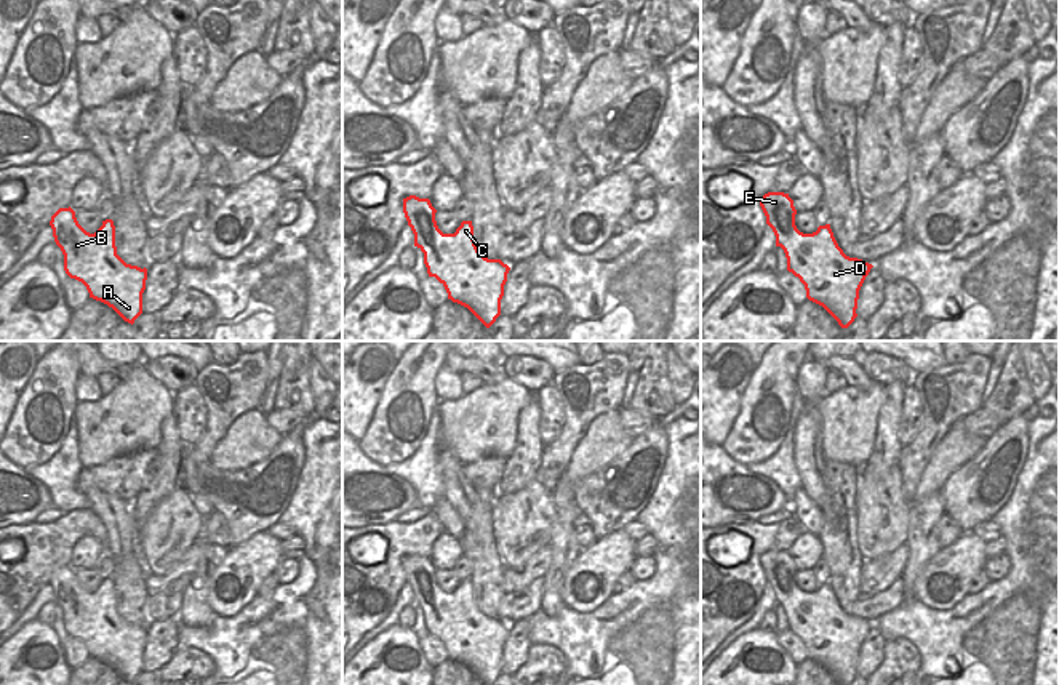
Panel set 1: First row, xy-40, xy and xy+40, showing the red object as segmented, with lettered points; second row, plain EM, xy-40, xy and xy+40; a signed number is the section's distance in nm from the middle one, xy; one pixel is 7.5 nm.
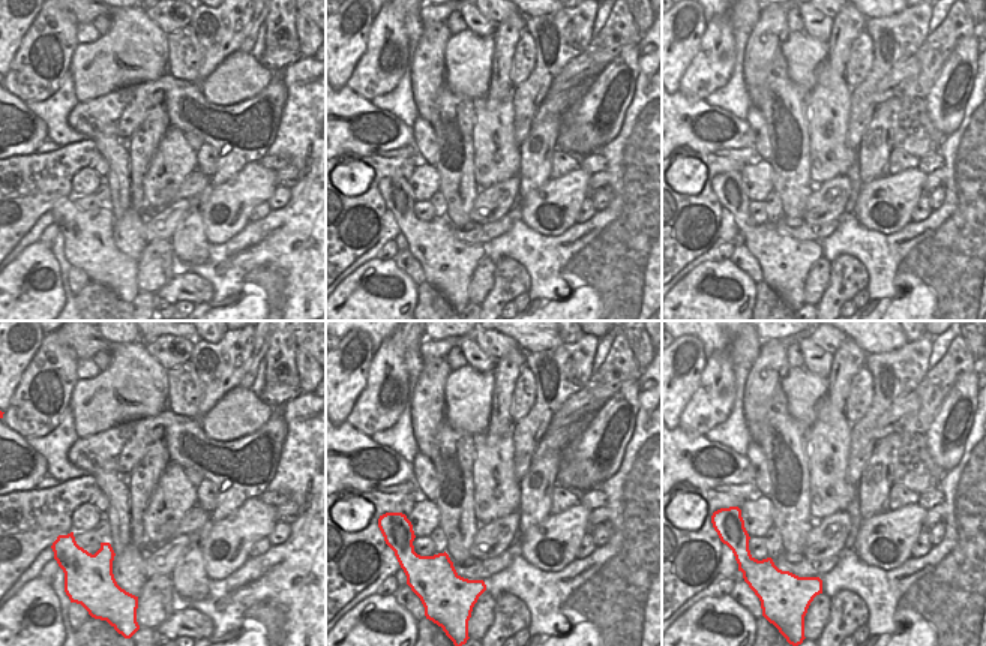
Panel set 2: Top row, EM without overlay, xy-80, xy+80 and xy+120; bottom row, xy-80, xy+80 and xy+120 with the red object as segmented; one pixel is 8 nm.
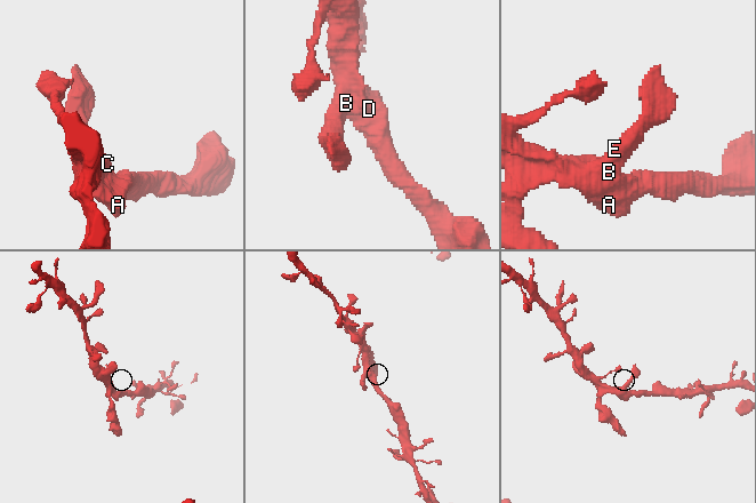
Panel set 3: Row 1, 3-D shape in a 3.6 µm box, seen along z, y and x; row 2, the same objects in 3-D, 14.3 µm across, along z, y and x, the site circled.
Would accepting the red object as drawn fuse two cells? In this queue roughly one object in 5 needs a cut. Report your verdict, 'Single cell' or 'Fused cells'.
Single cell.

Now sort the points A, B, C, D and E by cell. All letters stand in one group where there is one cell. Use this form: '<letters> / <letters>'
A B C D E

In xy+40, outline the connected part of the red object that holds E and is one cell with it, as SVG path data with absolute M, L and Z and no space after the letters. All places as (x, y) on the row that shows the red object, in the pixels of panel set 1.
M768 192L760 198L766 224L787 258L787 270L805 285L806 298L822 306L841 328L857 317L859 290L872 264L849 258L838 246L830 224L803 234L795 226L793 200L784 192Z

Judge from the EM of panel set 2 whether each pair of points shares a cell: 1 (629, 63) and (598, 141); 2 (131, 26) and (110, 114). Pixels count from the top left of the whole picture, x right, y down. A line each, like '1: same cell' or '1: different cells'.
1: same cell
2: different cells

